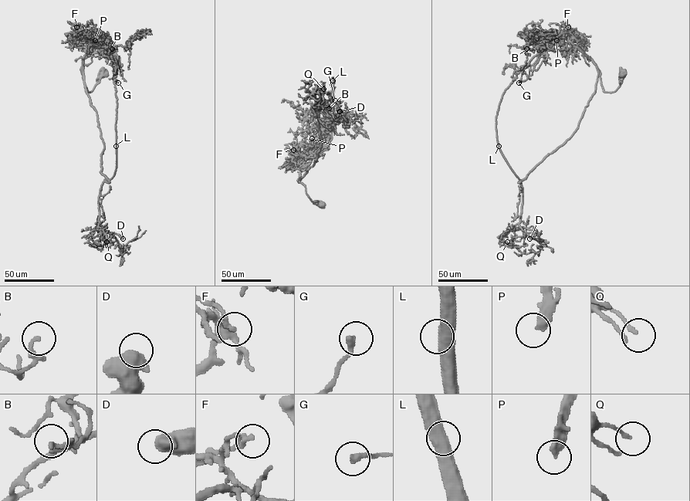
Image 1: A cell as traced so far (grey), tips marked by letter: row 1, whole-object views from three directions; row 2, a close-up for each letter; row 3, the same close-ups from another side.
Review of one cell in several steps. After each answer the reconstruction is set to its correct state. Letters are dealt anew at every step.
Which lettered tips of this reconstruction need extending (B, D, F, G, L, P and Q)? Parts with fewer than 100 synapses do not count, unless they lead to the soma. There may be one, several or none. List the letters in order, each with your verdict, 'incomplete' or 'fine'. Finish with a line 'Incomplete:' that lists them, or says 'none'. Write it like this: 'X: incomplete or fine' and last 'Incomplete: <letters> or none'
B: fine
D: incomplete
F: fine
G: fine
L: fine
P: incomplete
Q: fine
Incomplete: D, P

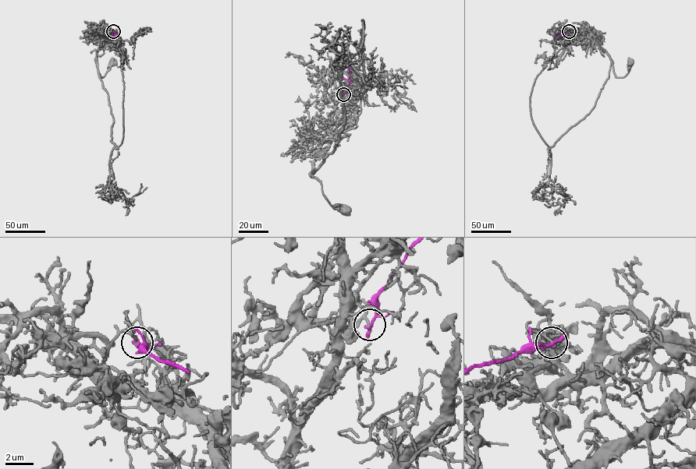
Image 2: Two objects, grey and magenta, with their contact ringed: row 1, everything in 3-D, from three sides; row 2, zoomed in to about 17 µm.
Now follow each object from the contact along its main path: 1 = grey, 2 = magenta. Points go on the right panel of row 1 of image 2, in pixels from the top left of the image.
1: (569, 31), (583, 32), (605, 52), (612, 62), (616, 77), (626, 75), (630, 61)
2: (569, 31), (559, 34), (555, 40)

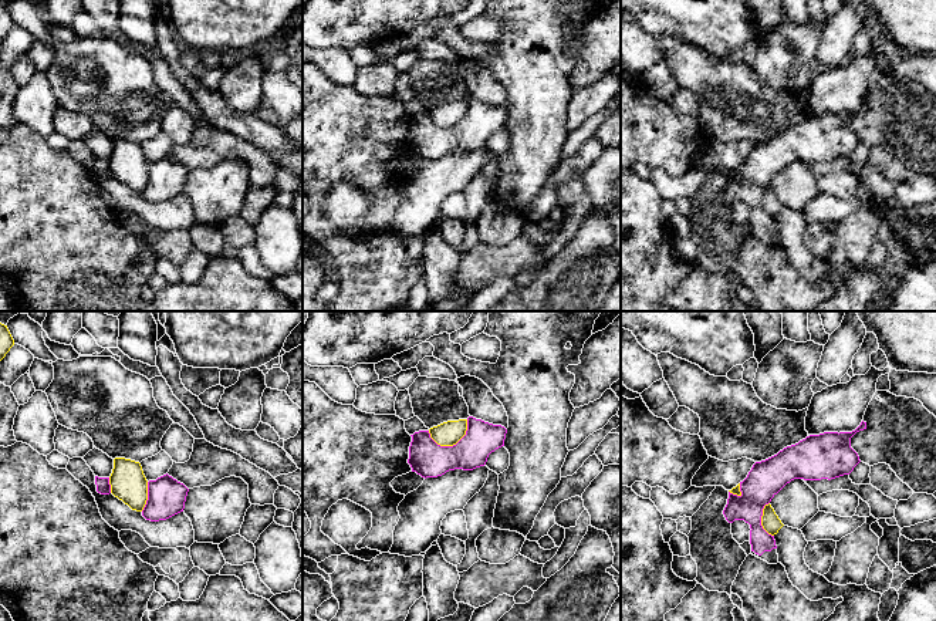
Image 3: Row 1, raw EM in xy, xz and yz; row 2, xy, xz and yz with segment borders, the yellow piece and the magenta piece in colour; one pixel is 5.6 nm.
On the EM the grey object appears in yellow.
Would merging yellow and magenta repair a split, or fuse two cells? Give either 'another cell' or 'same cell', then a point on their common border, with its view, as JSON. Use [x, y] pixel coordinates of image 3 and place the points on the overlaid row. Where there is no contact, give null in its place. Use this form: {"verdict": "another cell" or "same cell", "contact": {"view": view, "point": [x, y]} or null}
{"verdict": "another cell", "contact": {"view": "xz", "point": [453, 444]}}

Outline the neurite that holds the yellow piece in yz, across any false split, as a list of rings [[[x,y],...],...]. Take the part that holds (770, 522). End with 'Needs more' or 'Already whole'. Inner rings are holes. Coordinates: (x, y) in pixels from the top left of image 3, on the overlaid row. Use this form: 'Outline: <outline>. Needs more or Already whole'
Outline: [[[770,503],[763,509],[761,526],[771,536],[777,534],[778,530],[784,526]]]. Already whole

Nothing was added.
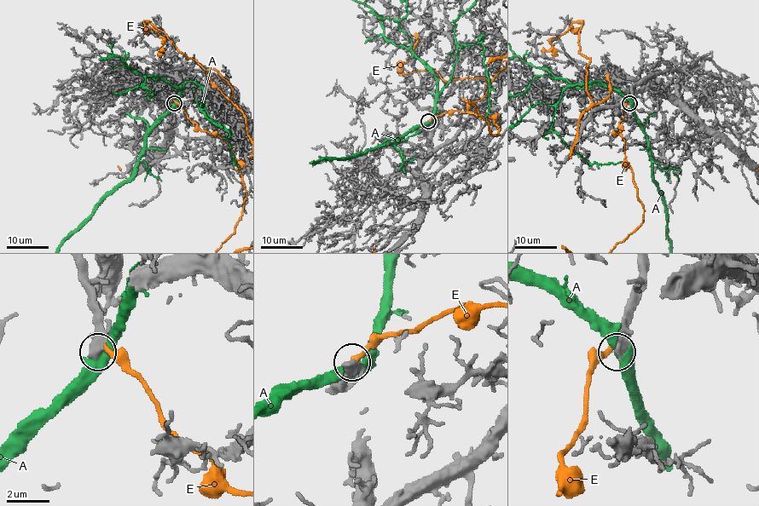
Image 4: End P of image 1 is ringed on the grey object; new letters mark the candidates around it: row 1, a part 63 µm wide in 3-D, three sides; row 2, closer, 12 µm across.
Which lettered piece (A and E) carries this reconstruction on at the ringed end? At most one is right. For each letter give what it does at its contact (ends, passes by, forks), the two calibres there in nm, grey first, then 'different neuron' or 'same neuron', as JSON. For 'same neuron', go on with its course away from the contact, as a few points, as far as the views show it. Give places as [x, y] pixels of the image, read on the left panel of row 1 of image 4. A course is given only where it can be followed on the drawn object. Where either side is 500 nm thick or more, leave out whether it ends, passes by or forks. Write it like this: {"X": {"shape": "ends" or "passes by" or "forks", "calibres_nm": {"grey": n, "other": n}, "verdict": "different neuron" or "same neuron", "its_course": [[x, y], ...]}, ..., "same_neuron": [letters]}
{"A": {"calibres_nm": {"grey": 600, "other": 600}, "verdict": "different neuron"}, "E": {"calibres_nm": {"grey": 600, "other": 320}, "verdict": "different neuron"}, "same_neuron": []}

